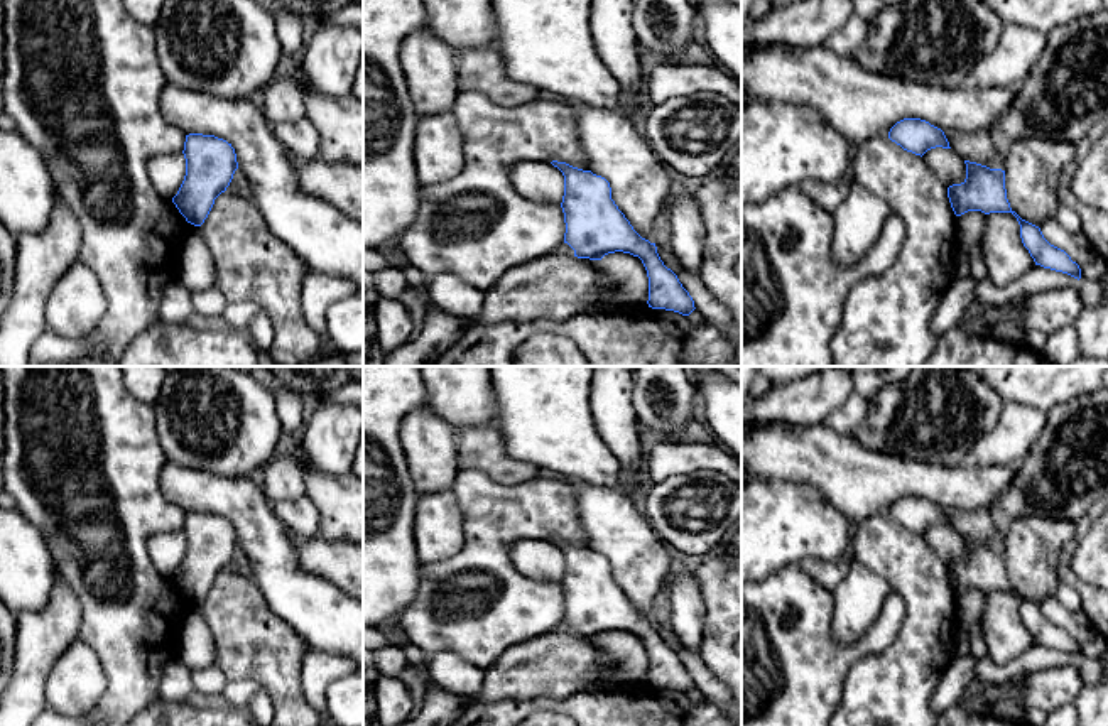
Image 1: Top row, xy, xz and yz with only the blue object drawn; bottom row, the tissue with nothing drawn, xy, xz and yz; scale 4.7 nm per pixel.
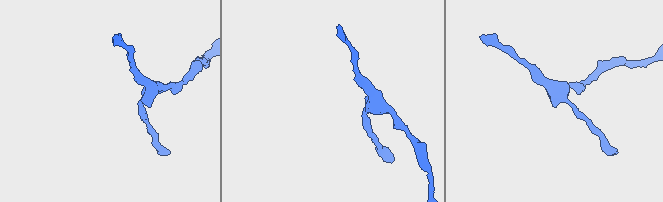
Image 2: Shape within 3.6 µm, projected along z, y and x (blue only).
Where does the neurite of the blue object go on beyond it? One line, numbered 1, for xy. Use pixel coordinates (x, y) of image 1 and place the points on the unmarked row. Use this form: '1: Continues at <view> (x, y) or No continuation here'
1: No continuation here

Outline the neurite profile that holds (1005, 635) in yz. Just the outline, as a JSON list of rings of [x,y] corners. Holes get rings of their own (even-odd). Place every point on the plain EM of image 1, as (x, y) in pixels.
[[[990,591],[981,613],[981,631],[988,657],[1003,665],[1035,645],[1020,616],[1020,603],[1012,591]]]

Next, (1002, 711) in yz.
[[[995,704],[991,707],[991,714],[1005,721],[1024,721],[1025,709],[1018,707],[1017,704]]]

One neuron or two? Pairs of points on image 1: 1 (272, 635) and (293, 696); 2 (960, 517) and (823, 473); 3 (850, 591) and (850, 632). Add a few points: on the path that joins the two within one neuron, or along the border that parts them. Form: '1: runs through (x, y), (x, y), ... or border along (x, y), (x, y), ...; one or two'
1: runs through (272, 650), (272, 660), (281, 681); one
2: border along (943, 507), (985, 509); two
3: runs through (850, 601), (850, 622); one

